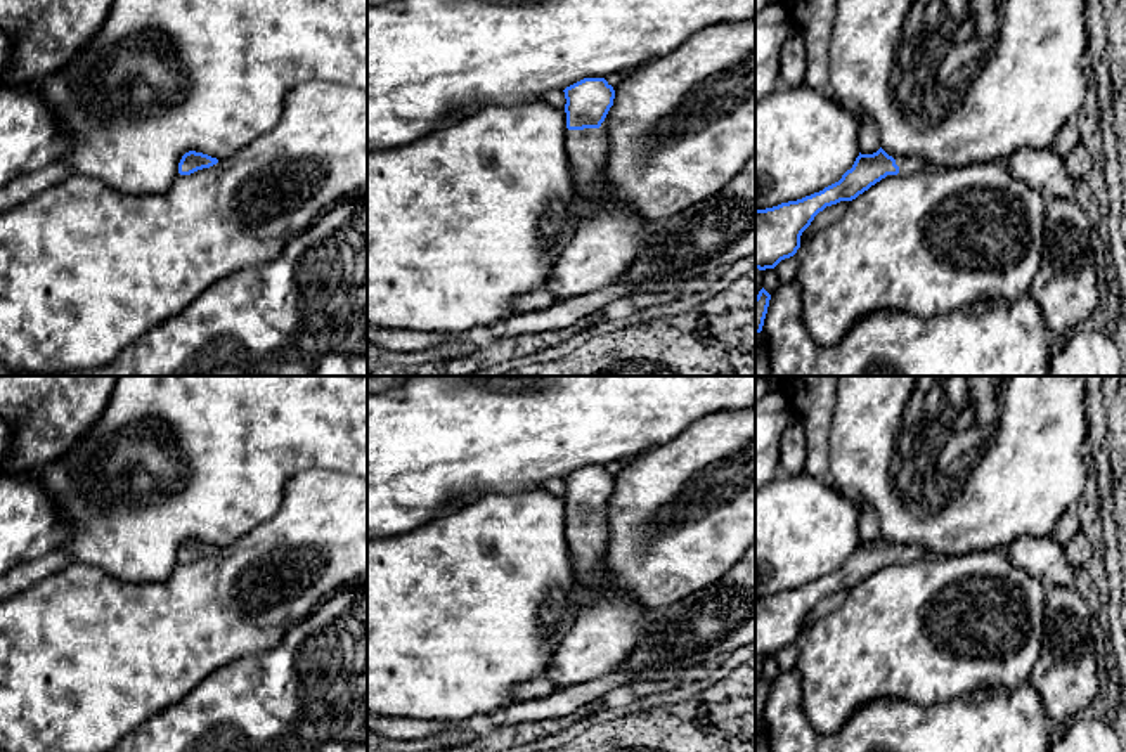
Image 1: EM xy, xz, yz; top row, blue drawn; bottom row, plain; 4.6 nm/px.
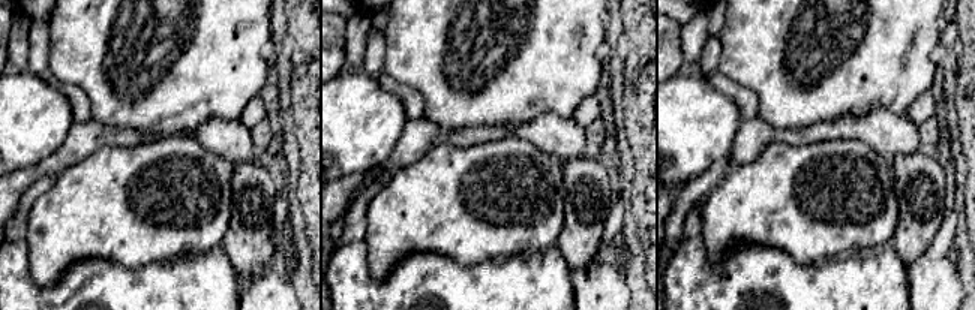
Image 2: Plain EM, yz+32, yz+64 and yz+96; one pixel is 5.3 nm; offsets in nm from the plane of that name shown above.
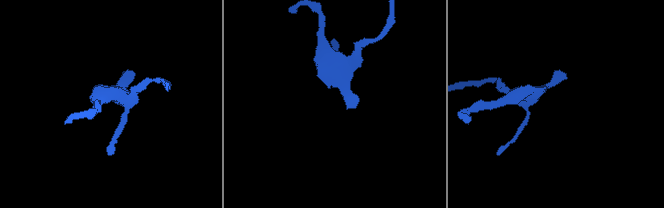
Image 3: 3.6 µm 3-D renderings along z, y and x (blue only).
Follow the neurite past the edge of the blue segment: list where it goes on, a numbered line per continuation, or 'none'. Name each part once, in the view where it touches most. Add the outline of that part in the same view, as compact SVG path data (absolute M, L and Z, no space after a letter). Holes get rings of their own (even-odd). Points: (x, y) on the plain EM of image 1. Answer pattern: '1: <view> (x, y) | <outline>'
1: xz (607, 631) | M599 516L566 518L566 541L573 554L577 575L589 586L591 598L580 617L565 631L556 646L553 664L546 672L546 677L560 690L592 681L615 671L643 638L653 615L637 600L613 586L603 565L606 528L599 522Z

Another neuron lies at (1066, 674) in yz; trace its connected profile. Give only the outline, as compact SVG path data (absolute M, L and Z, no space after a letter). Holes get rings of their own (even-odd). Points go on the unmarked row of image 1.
M1076 586L1046 587L1043 645L1029 681L1053 726L1090 710L1098 695L1095 631L1093 615Z

